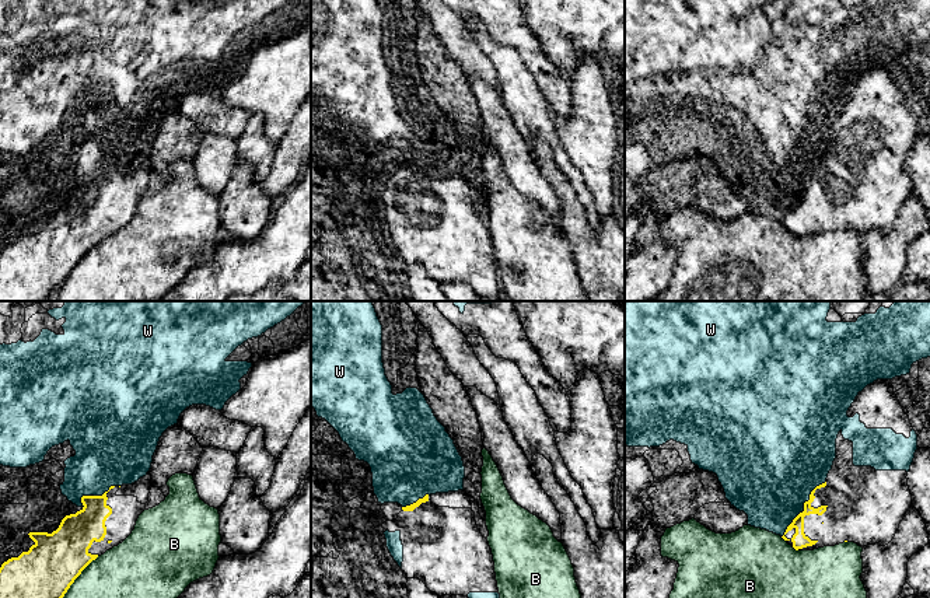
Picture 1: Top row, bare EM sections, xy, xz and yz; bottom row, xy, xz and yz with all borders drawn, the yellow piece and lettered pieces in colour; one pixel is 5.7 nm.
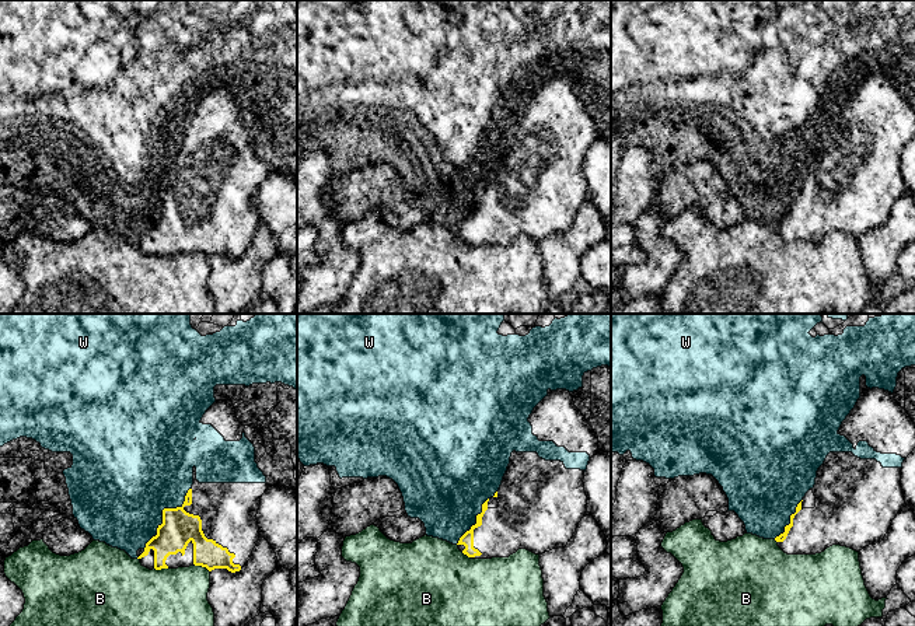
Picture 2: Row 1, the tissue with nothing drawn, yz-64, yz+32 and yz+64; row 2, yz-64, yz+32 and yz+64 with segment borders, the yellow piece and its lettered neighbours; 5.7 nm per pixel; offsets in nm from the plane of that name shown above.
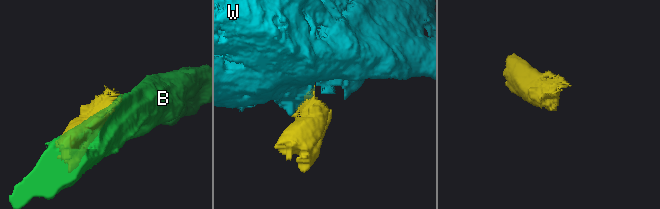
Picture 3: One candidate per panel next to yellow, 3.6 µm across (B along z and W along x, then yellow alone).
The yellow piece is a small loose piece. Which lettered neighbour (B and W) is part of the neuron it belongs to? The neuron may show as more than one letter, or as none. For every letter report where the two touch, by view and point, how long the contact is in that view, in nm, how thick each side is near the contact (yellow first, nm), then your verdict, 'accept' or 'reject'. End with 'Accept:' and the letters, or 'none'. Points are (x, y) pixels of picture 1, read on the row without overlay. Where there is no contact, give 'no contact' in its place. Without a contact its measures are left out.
B: meets yellow in xy at (73, 268); contact 420 nm long; 360 nm thick on the yellow side, 500 nm on the other; reject
W: meets yellow in yz at (804, 193); contact 420 nm long; 90 nm thick on the yellow side, 480 nm on the other; reject
Accept: none

